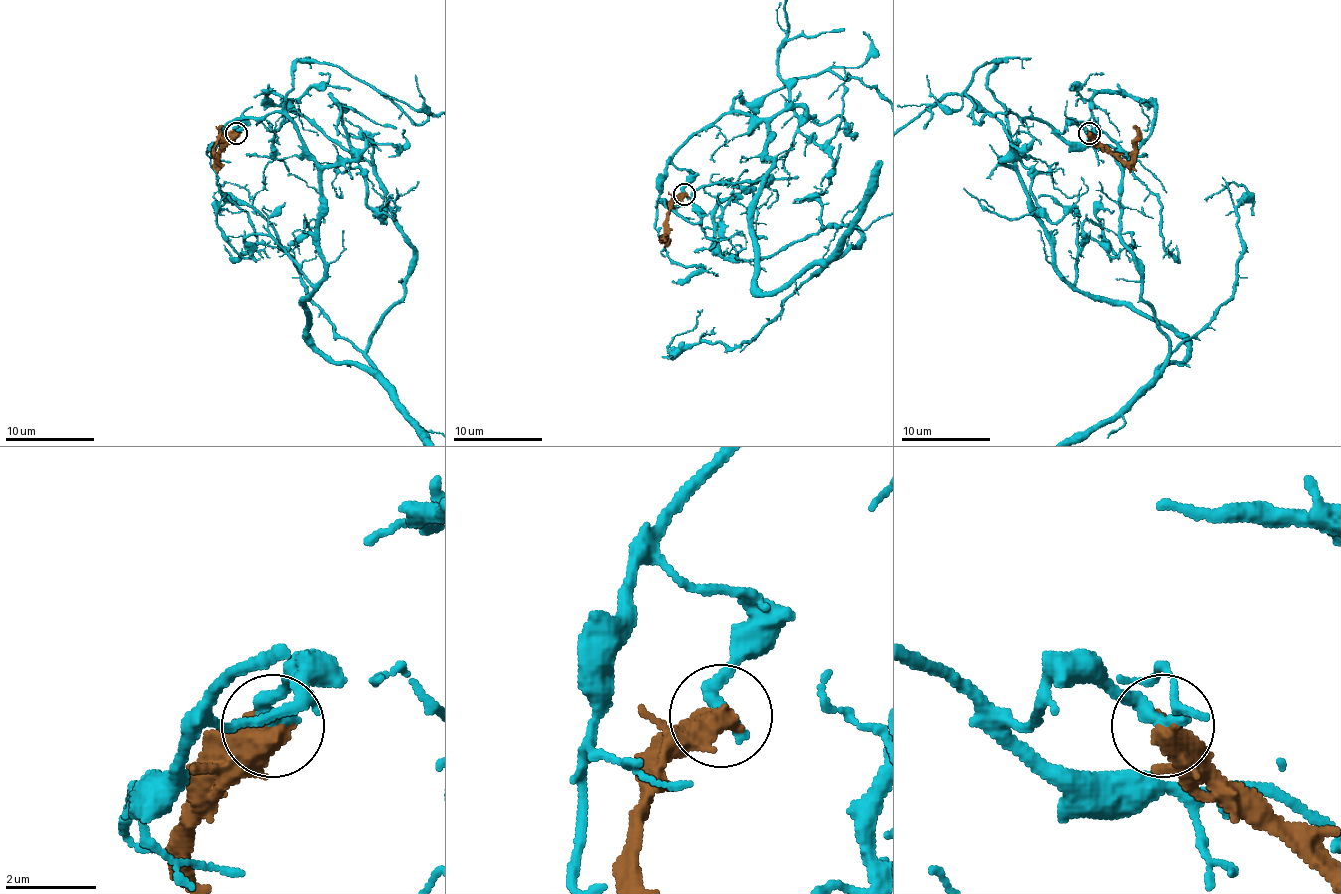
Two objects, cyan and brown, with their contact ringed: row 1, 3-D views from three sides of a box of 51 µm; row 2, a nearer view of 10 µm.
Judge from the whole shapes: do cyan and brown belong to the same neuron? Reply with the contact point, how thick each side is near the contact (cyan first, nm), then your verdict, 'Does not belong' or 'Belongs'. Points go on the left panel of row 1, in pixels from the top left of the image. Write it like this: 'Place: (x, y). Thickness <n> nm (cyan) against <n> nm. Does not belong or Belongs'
Place: (236, 133). Thickness 380 nm (cyan) against 600 nm. Does not belong

